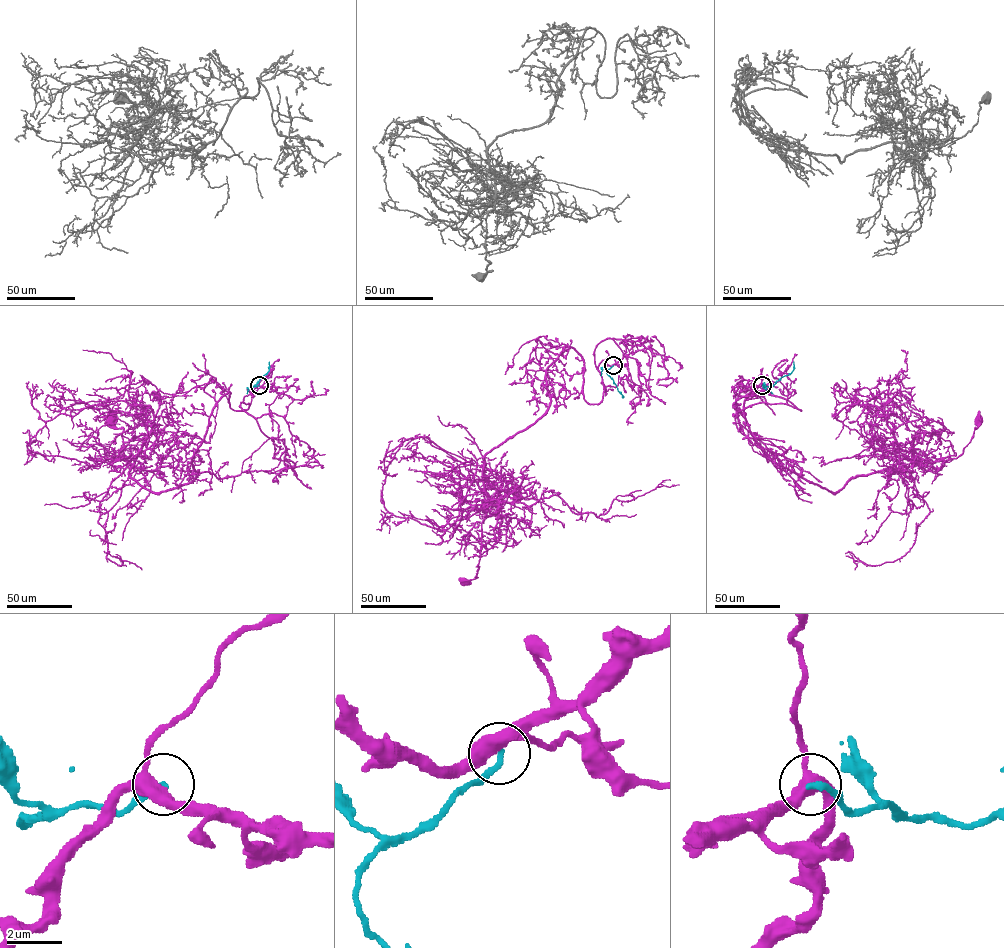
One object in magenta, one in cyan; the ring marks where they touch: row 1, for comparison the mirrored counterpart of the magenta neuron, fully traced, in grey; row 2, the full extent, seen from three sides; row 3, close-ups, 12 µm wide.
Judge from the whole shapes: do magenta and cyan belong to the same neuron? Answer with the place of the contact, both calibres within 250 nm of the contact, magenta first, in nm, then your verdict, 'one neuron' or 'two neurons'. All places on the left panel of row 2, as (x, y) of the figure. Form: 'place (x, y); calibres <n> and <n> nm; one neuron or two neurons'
place (259, 385); calibres 400 and 240 nm; two neurons

